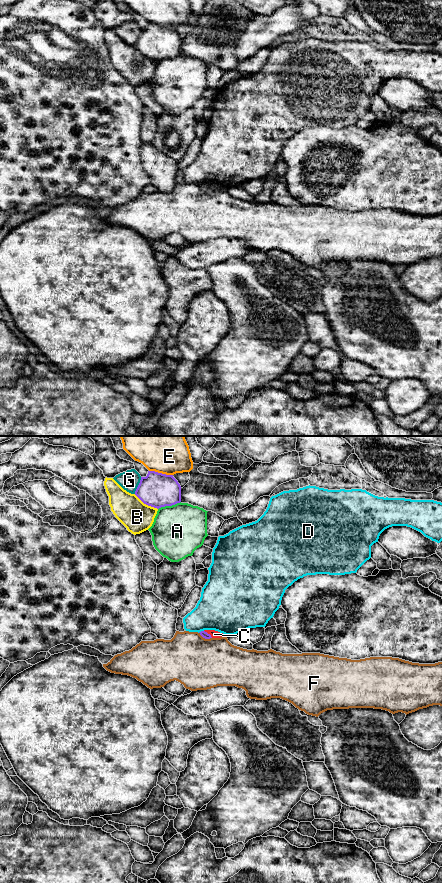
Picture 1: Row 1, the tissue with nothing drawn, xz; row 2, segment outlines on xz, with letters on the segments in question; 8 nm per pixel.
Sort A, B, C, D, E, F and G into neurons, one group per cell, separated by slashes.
A / B / C / D / E / F / G

